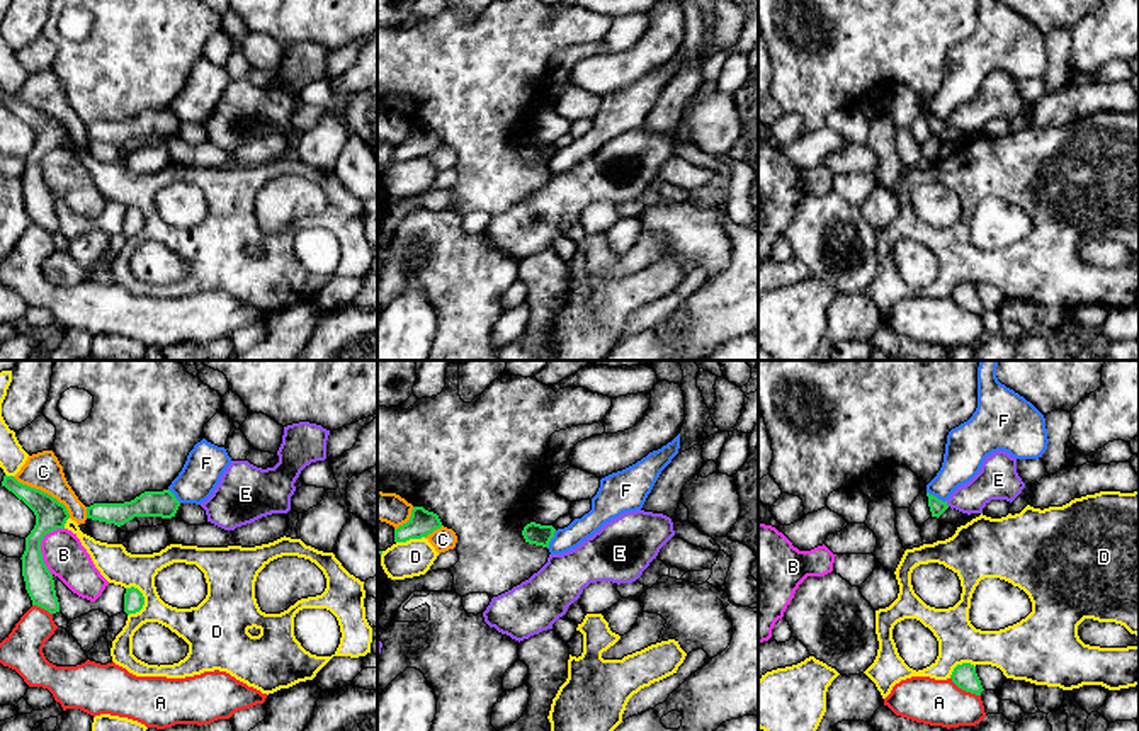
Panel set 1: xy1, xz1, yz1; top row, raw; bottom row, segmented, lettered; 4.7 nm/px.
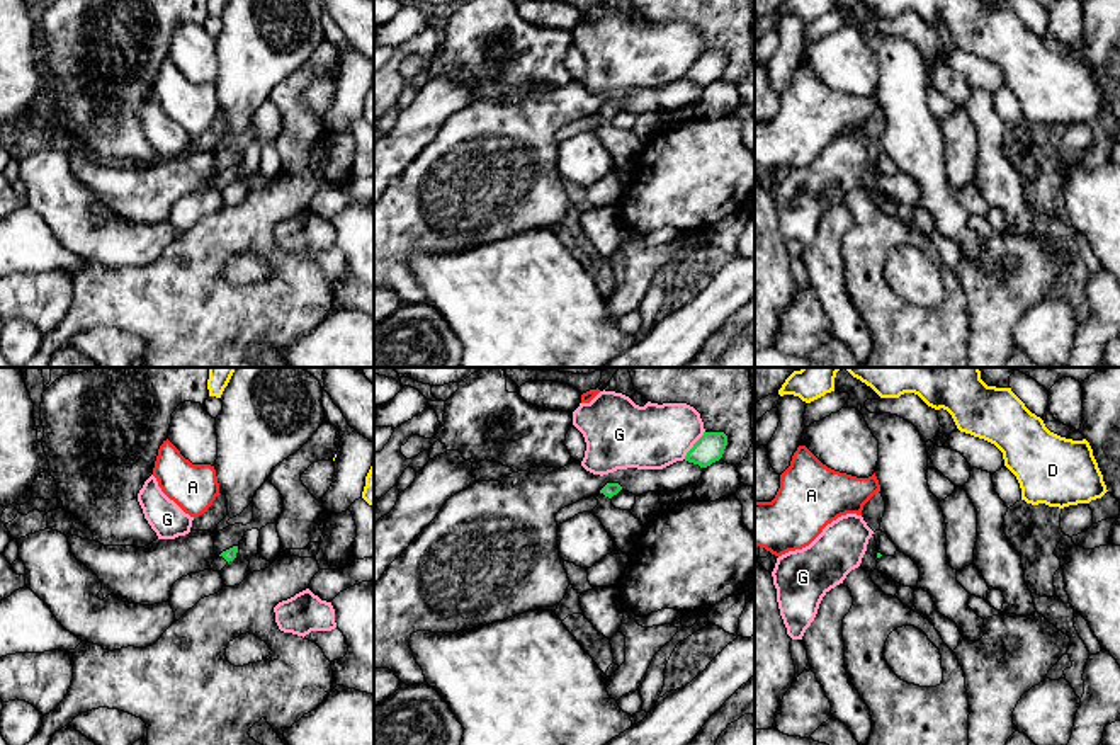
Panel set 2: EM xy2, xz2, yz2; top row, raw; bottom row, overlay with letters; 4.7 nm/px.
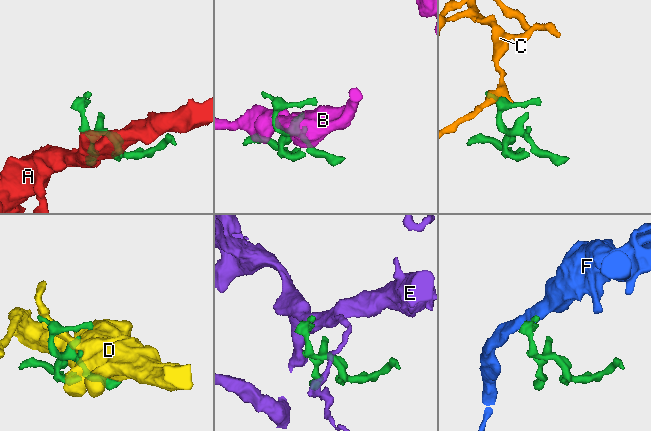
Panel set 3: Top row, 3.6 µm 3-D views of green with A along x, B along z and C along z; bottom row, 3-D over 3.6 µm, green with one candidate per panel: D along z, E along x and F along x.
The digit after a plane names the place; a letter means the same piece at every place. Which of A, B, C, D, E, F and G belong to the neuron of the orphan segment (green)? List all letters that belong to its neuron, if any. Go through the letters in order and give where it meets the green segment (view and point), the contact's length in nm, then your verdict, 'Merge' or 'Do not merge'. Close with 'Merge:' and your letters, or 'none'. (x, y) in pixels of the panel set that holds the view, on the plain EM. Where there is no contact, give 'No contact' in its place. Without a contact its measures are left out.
A: Touches green at yz1 (964, 308). Shared border 170 nm. Do not merge
B: Touches green at xy1 (39, 165). Shared border 240 nm. Do not merge
C: Touches green at xy1 (43, 111). Shared border 340 nm. Do not merge
D: Touches green at xy1 (143, 223). Shared border 150 nm. Do not merge
E: Touches green at yz1 (946, 123). Shared border 30 nm. Do not merge
F: Touches green at yz1 (935, 116). Shared border 110 nm. Do not merge
G: Touches green at xz2 (694, 63). Shared border 170 nm. Do not merge
Merge: none

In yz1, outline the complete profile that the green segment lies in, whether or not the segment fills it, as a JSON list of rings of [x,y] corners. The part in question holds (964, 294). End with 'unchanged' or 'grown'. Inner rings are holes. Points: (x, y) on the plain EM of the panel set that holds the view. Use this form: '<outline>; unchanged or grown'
[[[962,282],[957,284],[950,294],[952,301],[971,313],[981,314],[981,311],[984,309],[981,304],[981,299],[976,292],[976,286],[971,282]]]; unchanged

